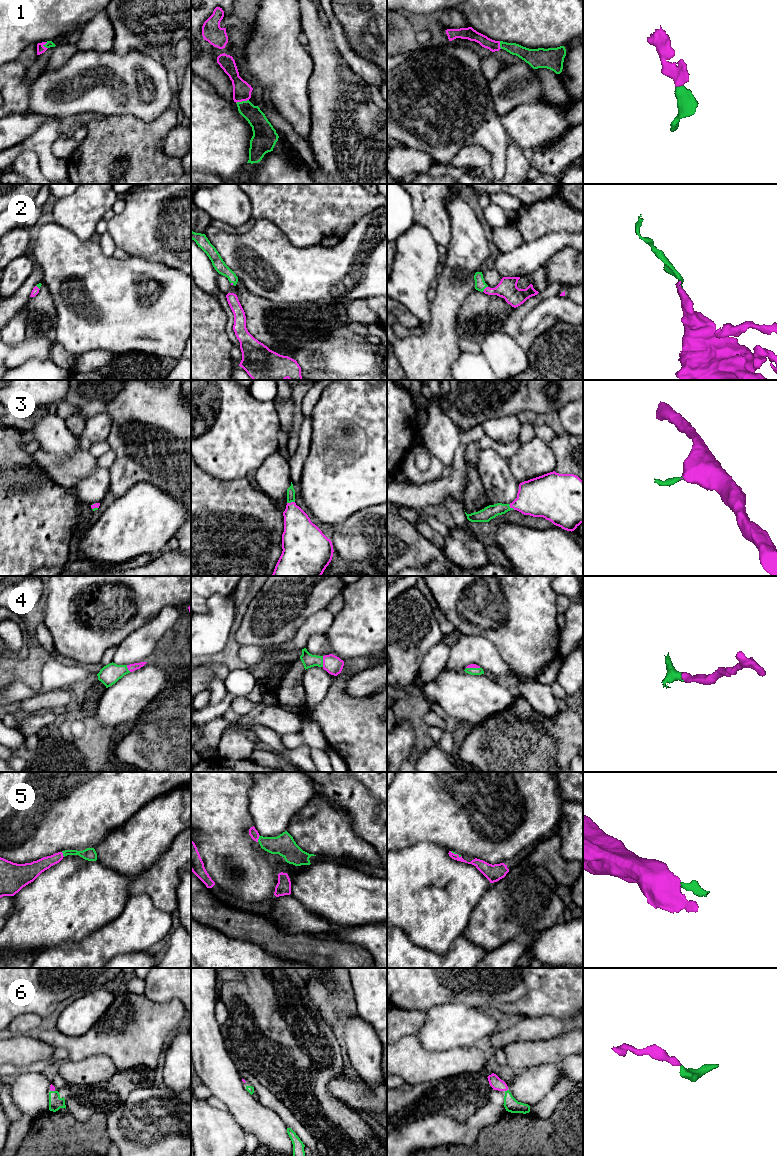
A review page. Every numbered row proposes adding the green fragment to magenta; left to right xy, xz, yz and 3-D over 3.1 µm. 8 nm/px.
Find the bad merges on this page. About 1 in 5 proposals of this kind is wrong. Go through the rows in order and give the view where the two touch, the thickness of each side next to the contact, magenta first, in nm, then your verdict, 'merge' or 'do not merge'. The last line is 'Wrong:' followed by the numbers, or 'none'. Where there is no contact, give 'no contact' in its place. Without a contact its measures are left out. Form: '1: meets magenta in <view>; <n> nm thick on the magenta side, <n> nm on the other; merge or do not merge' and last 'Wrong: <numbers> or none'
1: meets magenta in xz; 150 nm thick on the magenta side, 150 nm on the other; merge
2: meets magenta in yz; 160 nm thick on the magenta side, 90 nm on the other; merge
3: meets magenta in xz; 260 nm thick on the magenta side, 60 nm on the other; merge
4: meets magenta in xz; 150 nm thick on the magenta side, 110 nm on the other; merge
5: meets magenta in xz; 70 nm thick on the magenta side, 170 nm on the other; merge
6: meets magenta in yz; 100 nm thick on the magenta side, 110 nm on the other; merge
Wrong: none

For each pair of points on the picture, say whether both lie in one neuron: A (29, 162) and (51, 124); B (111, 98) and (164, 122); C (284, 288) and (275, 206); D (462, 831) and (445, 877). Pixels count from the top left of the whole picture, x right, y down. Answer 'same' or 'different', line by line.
A: different
B: different
C: different
D: different

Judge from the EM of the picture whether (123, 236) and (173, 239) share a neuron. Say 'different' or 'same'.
same

